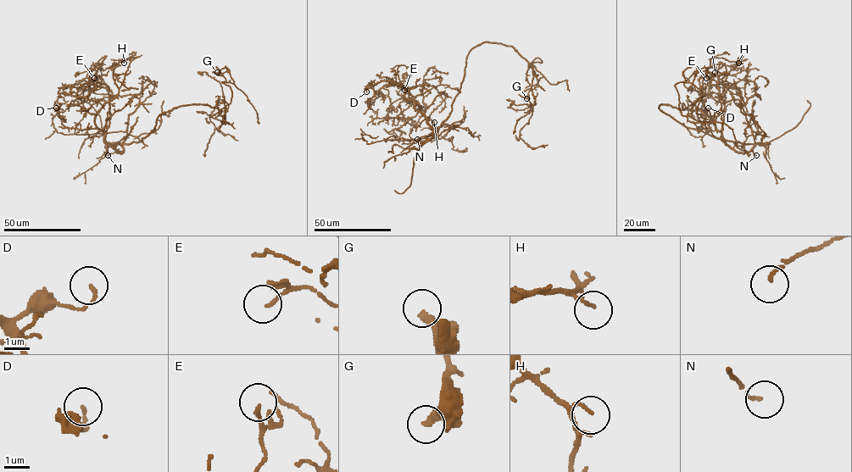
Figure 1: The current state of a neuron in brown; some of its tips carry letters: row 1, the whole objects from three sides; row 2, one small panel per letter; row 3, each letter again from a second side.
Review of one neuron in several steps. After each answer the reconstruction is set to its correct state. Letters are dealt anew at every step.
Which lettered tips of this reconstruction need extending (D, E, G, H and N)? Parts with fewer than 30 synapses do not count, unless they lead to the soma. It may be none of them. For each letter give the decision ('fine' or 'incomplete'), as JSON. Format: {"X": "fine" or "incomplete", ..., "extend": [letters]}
{"D": "fine", "E": "fine", "G": "fine", "H": "fine", "N": "fine", "extend": []}

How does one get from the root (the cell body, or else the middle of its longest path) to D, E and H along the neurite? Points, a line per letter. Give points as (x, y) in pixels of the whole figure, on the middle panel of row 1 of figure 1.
D: (457, 95), (449, 116), (426, 141), (432, 128), (406, 88), (382, 80), (366, 86), (366, 91)
E: (457, 95), (449, 116), (426, 141), (432, 128), (414, 108), (420, 107), (418, 102), (402, 97), (404, 90)
H: (457, 95), (426, 141), (432, 128), (404, 92), (426, 85), (442, 93), (434, 122)

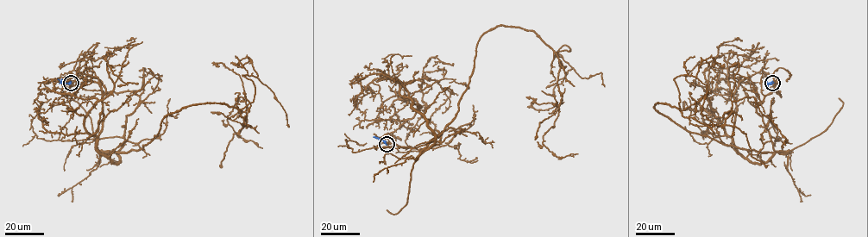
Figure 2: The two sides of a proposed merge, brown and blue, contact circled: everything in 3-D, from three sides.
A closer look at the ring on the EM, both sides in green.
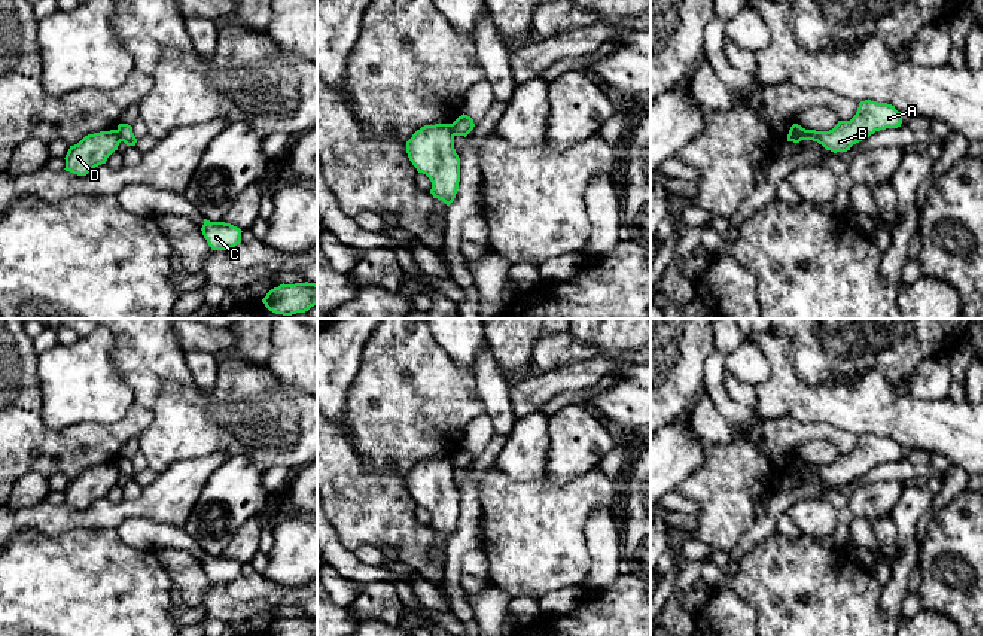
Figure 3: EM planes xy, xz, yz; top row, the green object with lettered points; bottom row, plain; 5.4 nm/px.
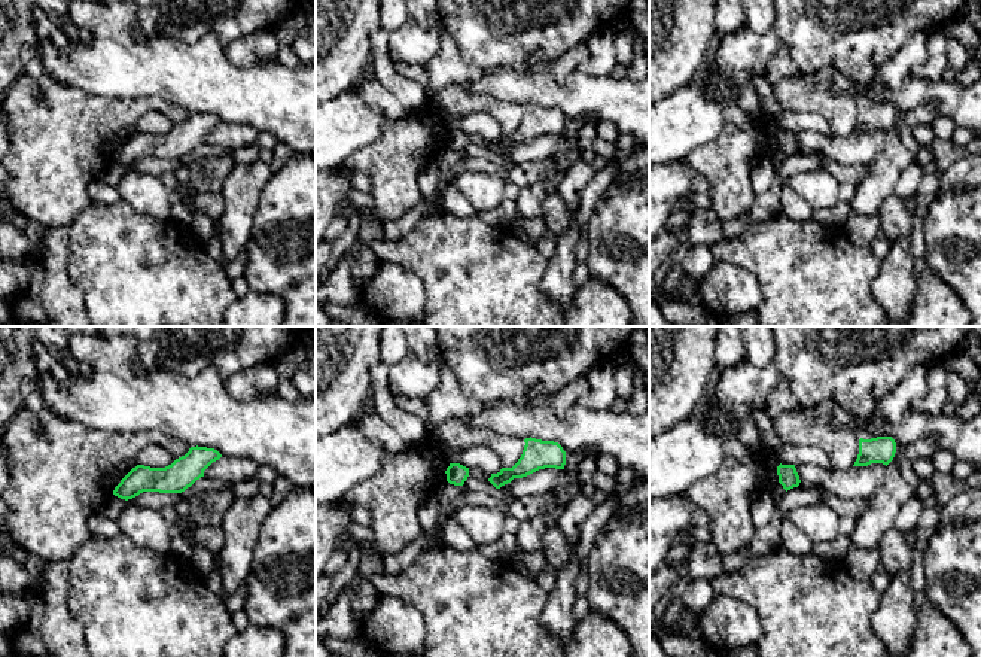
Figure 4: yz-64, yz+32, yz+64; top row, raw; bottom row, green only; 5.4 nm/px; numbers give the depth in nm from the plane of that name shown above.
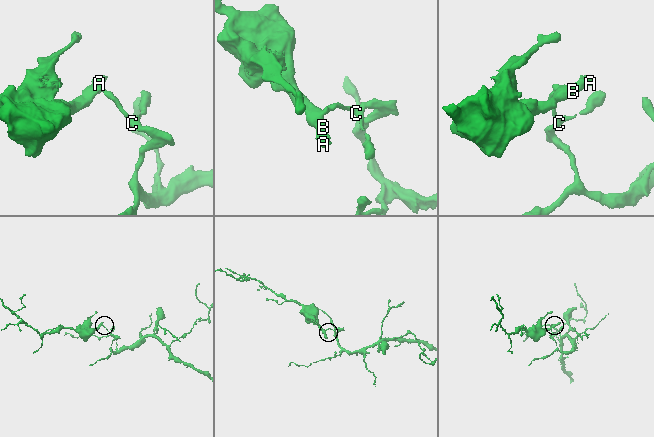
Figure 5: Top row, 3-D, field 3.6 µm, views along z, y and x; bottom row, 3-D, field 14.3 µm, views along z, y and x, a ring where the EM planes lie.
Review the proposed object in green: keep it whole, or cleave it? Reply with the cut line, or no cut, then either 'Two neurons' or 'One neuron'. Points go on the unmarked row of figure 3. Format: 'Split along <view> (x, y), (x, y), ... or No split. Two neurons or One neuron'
Split along yz (804, 462), (794, 475). Two neurons

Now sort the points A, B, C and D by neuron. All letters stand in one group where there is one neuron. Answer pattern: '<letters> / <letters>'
A B D / C

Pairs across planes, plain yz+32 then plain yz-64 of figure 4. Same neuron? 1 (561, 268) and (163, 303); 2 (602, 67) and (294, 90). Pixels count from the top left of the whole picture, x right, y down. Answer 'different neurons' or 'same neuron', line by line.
1: different neurons
2: different neurons

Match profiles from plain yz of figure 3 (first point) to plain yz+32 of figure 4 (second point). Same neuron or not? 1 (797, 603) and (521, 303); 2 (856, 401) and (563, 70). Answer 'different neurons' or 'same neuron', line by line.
1: same neuron
2: different neurons

